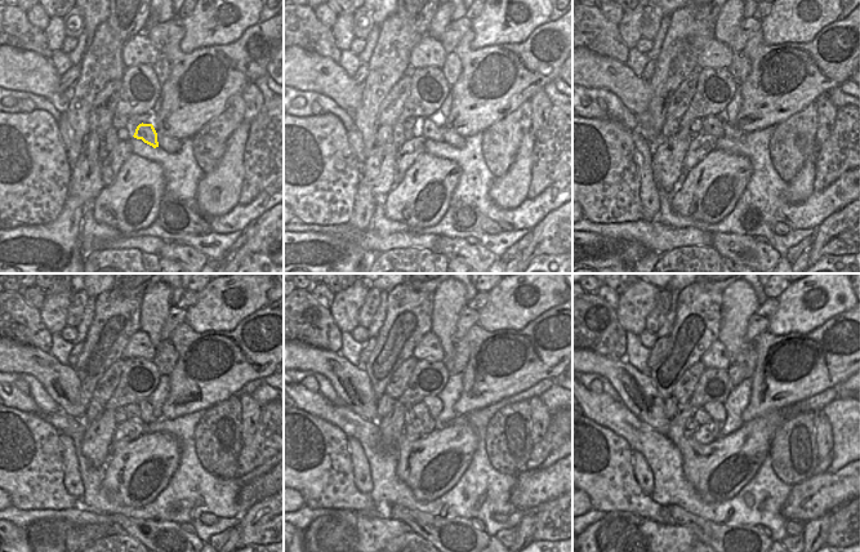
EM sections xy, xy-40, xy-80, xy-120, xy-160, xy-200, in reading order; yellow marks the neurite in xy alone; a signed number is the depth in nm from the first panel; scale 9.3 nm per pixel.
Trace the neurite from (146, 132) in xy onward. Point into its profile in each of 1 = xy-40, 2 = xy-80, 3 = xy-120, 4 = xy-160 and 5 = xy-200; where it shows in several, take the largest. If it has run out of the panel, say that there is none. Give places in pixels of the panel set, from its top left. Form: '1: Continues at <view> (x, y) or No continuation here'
1: Continues at xy-40 (430, 130)
2: Continues at xy-80 (712, 125)
3: Continues at xy-120 (133, 413)
4: Continues at xy-160 (420, 410)
5: Continues at xy-200 (716, 410)

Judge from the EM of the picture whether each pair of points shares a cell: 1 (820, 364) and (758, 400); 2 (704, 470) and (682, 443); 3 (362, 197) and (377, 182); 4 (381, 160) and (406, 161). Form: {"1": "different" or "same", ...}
{"1": "same", "2": "same", "3": "different", "4": "different"}

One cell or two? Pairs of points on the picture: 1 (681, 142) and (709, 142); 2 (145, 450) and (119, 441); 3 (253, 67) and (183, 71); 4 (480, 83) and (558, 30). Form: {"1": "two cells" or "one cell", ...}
{"1": "two cells", "2": "two cells", "3": "one cell", "4": "one cell"}

